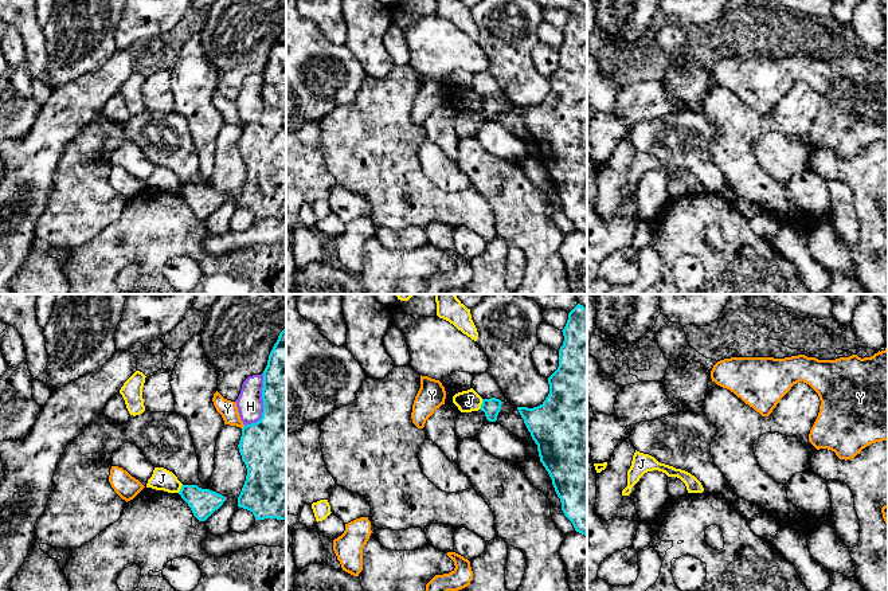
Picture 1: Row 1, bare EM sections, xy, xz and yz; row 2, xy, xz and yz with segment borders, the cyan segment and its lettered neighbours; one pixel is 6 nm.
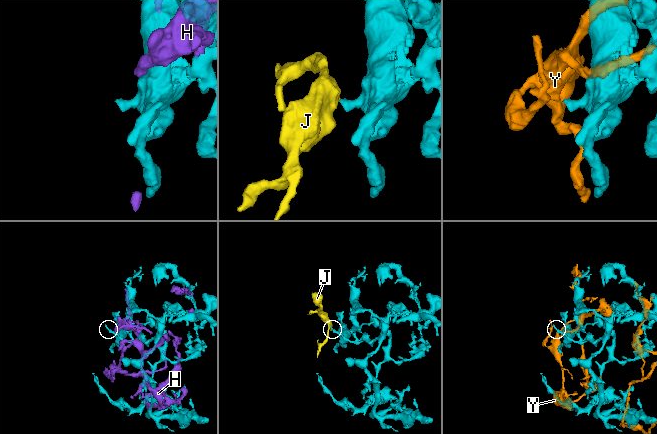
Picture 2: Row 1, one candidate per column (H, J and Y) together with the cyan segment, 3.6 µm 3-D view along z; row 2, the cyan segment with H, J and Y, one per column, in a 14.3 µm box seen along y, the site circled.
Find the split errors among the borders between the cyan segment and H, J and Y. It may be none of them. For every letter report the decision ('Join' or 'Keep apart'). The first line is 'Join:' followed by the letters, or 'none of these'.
Join: none of these
H: Keep apart
J: Keep apart
Y: Keep apart

